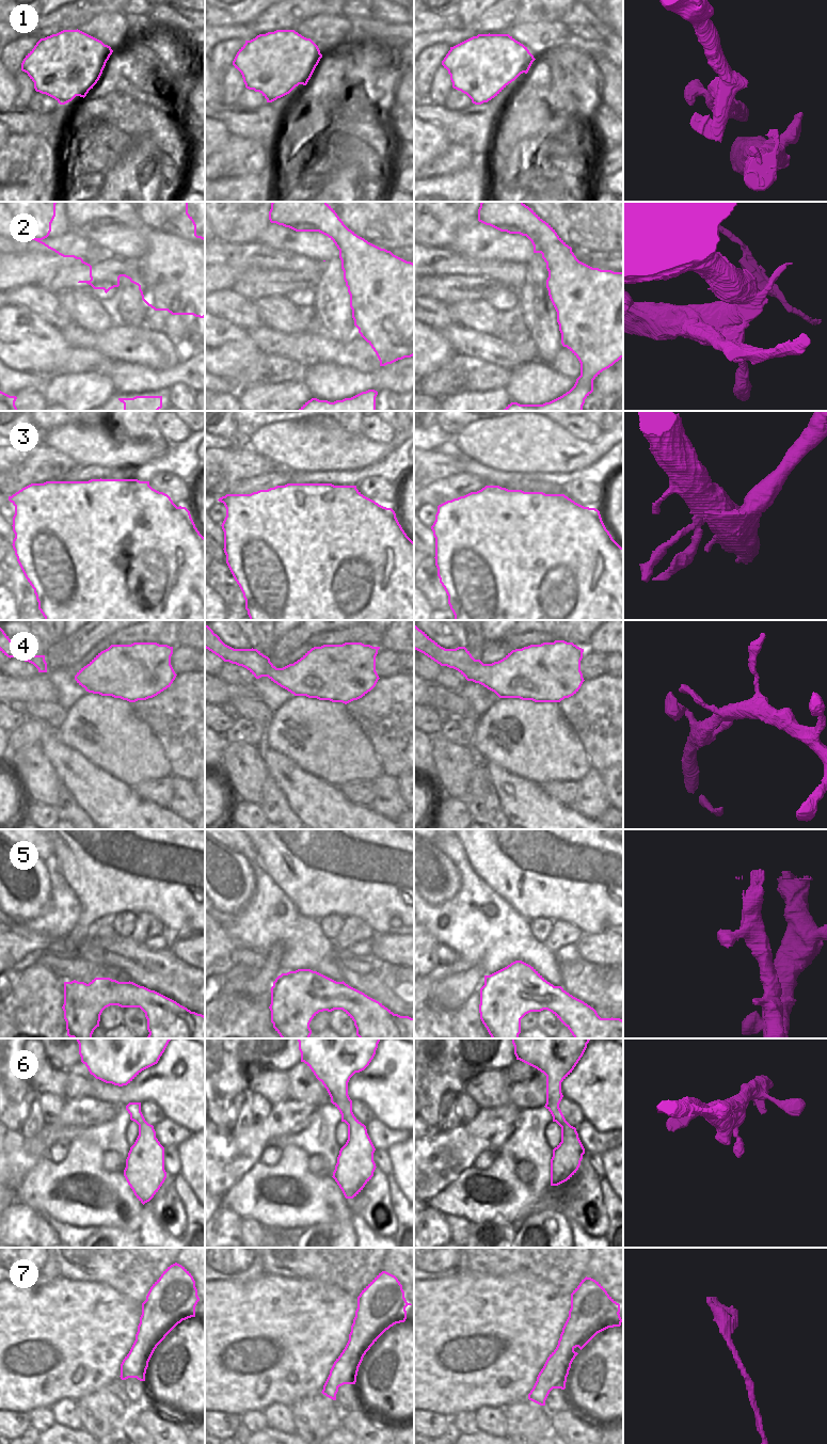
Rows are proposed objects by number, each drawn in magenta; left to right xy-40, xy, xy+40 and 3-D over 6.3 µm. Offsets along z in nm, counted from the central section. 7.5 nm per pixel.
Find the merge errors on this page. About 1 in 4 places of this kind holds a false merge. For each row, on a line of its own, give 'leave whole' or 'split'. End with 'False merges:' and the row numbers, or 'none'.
1: split
2: split
3: split
4: leave whole
5: leave whole
6: leave whole
7: split
False merges: 1, 2, 3, 7

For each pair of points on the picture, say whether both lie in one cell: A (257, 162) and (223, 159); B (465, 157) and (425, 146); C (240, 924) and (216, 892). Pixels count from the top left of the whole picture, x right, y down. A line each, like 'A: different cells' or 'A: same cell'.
A: same cell
B: different cells
C: different cells

